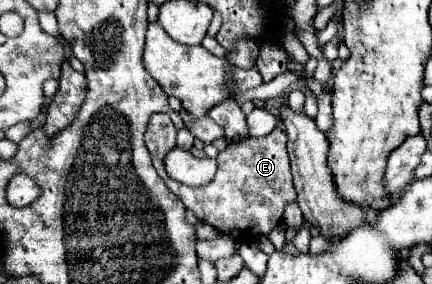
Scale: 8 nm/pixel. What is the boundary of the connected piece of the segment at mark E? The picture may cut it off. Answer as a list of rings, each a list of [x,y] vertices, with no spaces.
[[[154,113],[148,121],[144,139],[152,155],[158,175],[168,189],[190,209],[200,221],[216,227],[238,241],[256,241],[258,235],[268,235],[280,221],[288,203],[294,203],[297,193],[292,185],[290,159],[286,151],[288,137],[284,131],[274,129],[266,137],[252,137],[248,143],[230,143],[218,153],[216,177],[204,187],[188,187],[174,181],[164,169],[164,157],[176,146],[177,130],[166,113]]]

